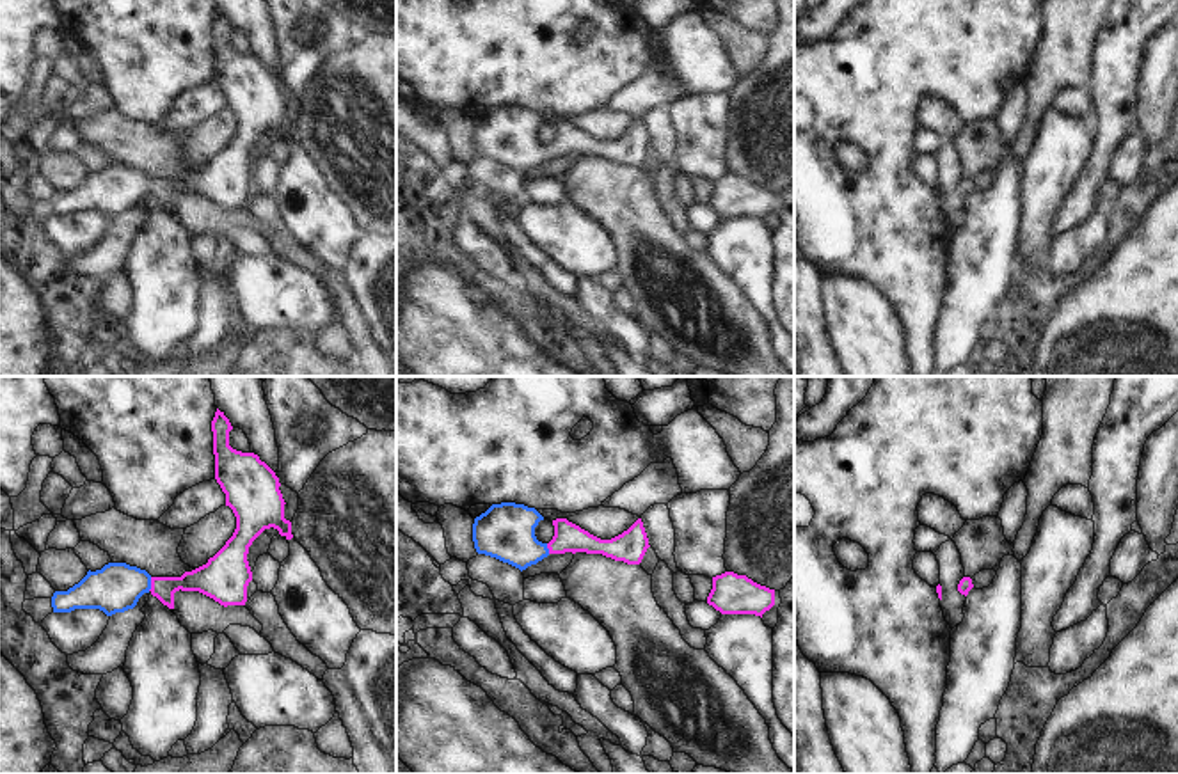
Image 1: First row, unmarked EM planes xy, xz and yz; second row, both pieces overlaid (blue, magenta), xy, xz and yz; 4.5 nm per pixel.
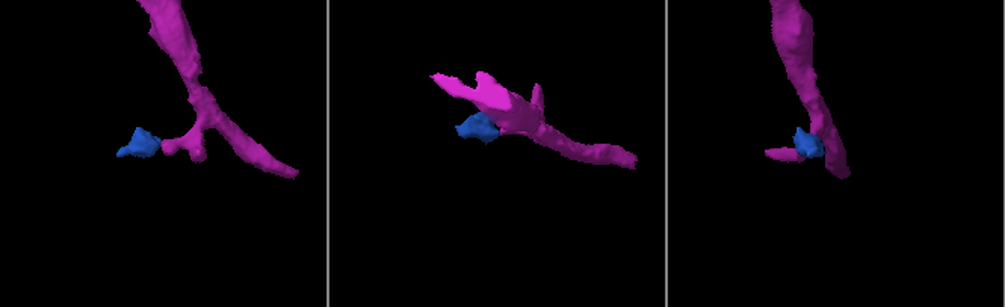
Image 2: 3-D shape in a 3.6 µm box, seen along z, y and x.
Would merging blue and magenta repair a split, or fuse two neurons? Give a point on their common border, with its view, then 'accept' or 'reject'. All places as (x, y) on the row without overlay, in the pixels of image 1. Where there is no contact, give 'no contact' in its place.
meets blue in xy at (150, 187); accept

